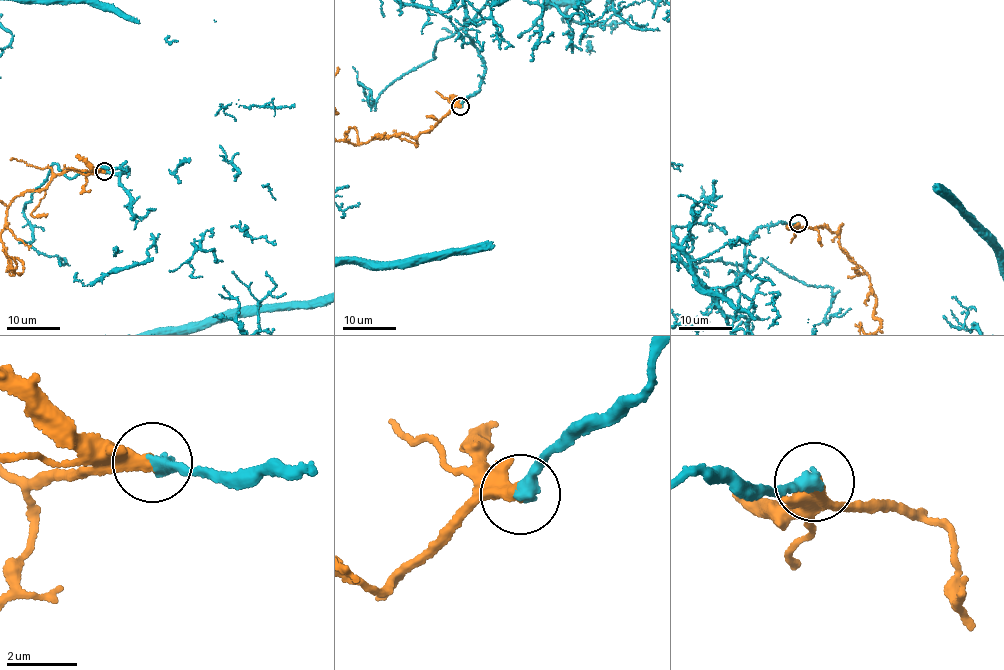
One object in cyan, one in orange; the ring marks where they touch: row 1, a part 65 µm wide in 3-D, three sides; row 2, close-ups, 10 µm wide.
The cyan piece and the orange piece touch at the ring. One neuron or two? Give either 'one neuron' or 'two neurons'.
one neuron

